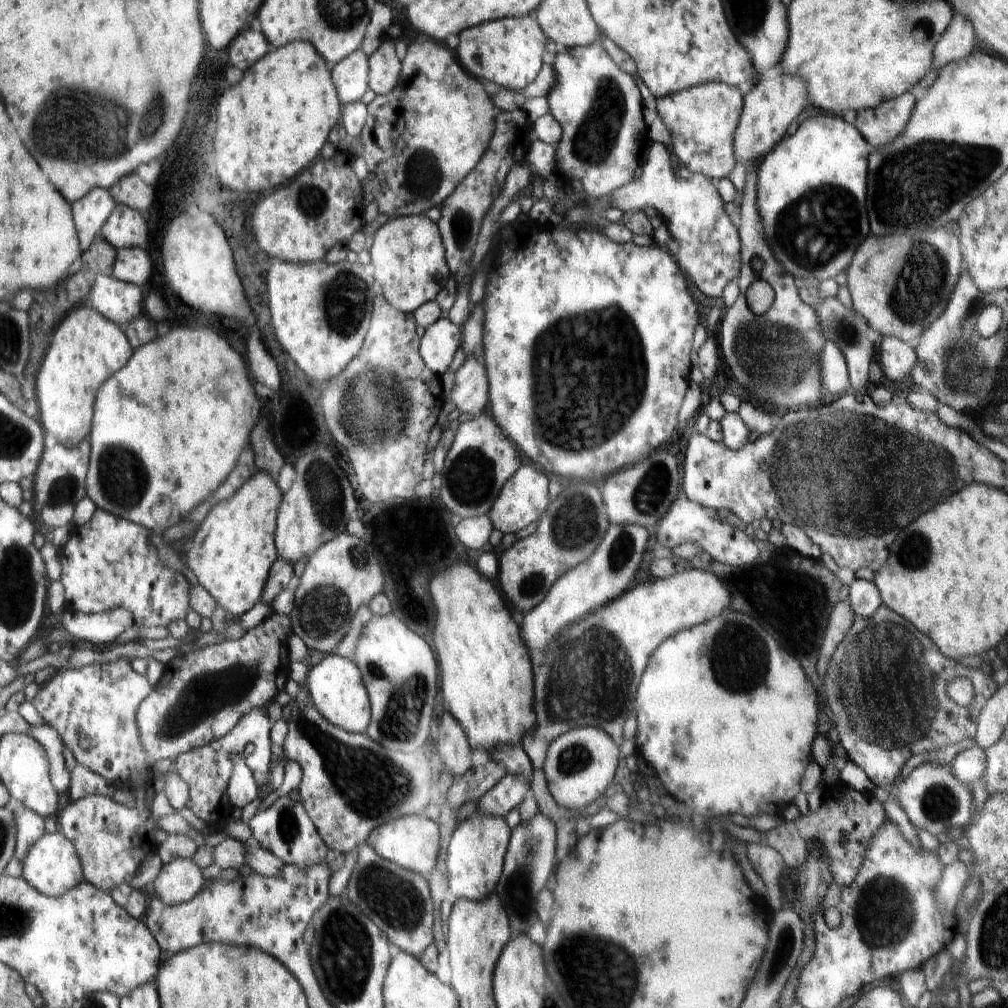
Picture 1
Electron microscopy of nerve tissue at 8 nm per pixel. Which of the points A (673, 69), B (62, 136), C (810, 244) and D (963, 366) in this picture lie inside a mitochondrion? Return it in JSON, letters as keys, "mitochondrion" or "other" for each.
{"A":"other","B":"mitochondrion","C":"mitochondrion","D":"mitochondrion"}

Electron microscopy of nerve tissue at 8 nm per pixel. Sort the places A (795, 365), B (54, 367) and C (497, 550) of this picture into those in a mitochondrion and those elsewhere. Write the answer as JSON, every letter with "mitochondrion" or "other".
{"A":"mitochondrion","B":"other","C":"other"}

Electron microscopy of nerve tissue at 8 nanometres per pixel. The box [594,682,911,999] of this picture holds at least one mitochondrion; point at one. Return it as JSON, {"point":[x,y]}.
{"point":[781,956]}

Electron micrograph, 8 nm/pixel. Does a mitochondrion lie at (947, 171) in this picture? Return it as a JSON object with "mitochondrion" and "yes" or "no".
{"mitochondrion":"yes"}

